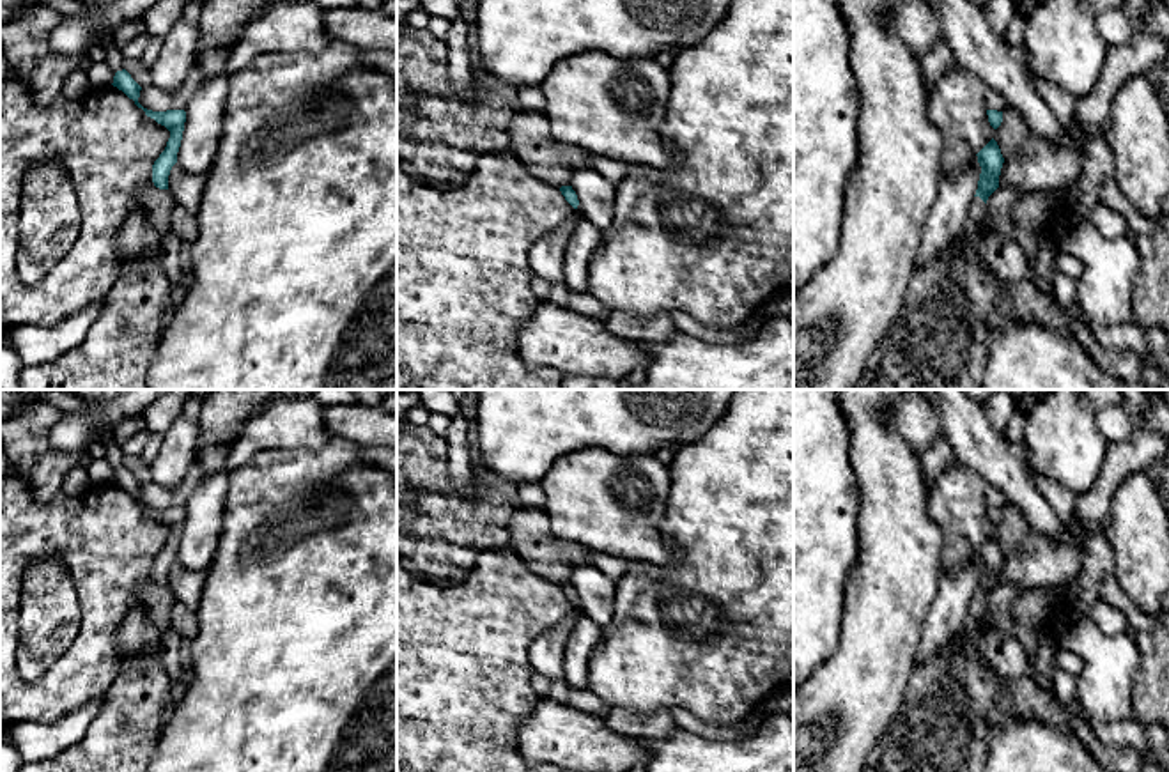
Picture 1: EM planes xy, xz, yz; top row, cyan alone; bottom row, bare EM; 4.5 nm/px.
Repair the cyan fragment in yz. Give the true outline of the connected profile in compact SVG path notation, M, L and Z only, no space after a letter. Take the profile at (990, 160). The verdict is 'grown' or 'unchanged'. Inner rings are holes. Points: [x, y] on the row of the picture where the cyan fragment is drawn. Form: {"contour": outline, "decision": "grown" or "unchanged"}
{"contour": "M994 138L976 156L981 166L978 189L971 204L969 221L965 228L949 244L951 253L960 251L971 237L981 237L992 232L987 200L999 188L999 175L1004 158Z", "decision": "grown"}

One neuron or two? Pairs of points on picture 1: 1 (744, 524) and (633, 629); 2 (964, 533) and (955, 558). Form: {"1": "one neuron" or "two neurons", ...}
{"1": "one neuron", "2": "one neuron"}

